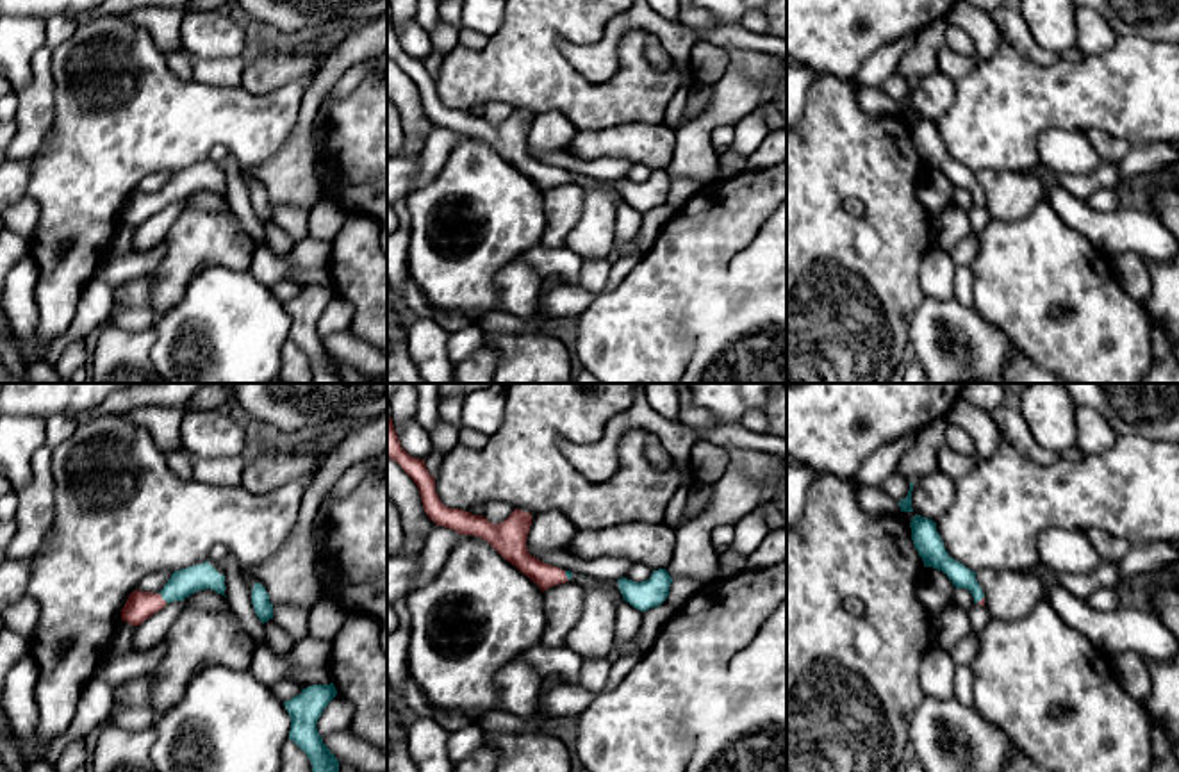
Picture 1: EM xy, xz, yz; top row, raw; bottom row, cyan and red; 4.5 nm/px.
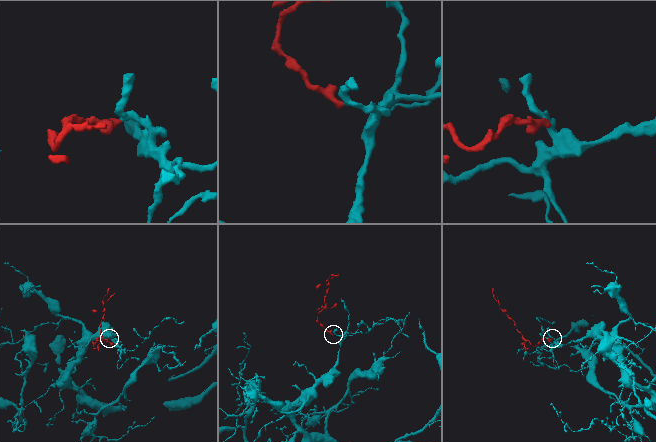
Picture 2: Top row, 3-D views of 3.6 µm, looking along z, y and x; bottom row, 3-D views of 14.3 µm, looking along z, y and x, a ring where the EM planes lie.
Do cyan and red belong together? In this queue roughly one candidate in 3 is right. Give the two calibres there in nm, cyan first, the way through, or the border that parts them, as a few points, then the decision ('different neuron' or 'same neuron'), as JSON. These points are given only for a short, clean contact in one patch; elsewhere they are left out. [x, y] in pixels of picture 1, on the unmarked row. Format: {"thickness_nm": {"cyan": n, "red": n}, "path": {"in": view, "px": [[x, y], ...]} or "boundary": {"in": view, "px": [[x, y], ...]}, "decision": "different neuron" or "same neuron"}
{"thickness_nm": {"cyan": 120, "red": 130}, "path": {"in": "xy", "px": [[182, 184], [163, 198], [140, 205]]}, "decision": "same neuron"}

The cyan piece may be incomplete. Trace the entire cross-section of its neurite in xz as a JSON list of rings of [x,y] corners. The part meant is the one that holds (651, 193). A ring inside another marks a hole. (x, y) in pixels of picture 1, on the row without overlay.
[[[665,169],[653,171],[651,178],[646,182],[631,182],[628,178],[617,180],[622,200],[633,209],[646,212],[649,209],[660,207],[667,196],[672,178]]]

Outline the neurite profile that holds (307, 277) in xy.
[[[330,269],[296,271],[296,273],[291,273],[285,282],[285,285],[289,287],[301,285],[303,289],[312,287],[312,285],[330,285],[330,283],[334,283]]]

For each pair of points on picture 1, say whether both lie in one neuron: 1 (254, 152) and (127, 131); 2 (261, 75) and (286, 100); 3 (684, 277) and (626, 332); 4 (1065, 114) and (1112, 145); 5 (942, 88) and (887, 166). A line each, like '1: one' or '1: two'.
1: one
2: two
3: one
4: two
5: two

